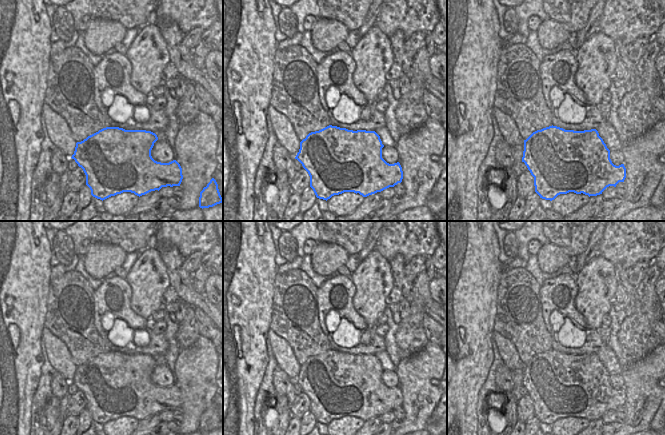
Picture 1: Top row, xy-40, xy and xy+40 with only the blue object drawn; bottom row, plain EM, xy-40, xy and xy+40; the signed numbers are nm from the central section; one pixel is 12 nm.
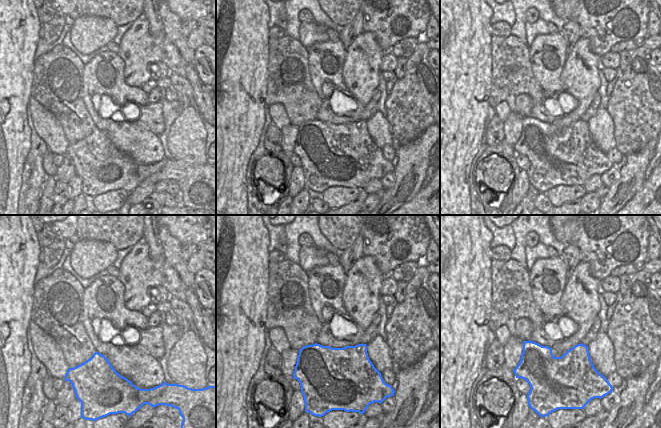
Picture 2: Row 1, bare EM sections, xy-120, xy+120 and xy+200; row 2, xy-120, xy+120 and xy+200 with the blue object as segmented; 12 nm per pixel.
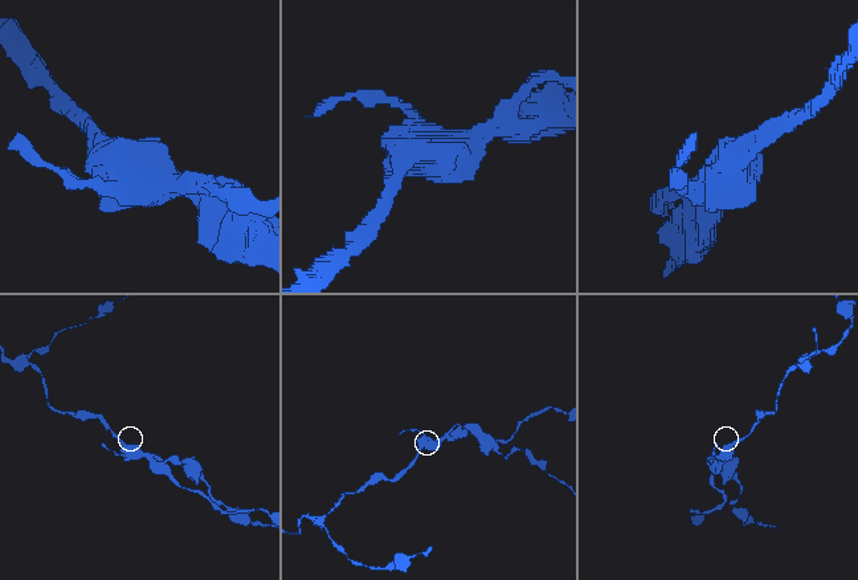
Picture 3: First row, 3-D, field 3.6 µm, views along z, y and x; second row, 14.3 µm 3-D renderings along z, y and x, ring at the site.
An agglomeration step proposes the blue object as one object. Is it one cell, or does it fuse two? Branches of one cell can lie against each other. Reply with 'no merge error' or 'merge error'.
merge error

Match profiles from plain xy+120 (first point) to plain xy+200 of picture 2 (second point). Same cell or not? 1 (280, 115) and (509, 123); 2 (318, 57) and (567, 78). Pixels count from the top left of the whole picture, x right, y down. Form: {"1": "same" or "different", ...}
{"1": "different", "2": "different"}

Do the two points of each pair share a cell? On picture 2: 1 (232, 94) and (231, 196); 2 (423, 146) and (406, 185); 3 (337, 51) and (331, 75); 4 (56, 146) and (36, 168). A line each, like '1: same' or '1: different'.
1: same
2: same
3: same
4: different

